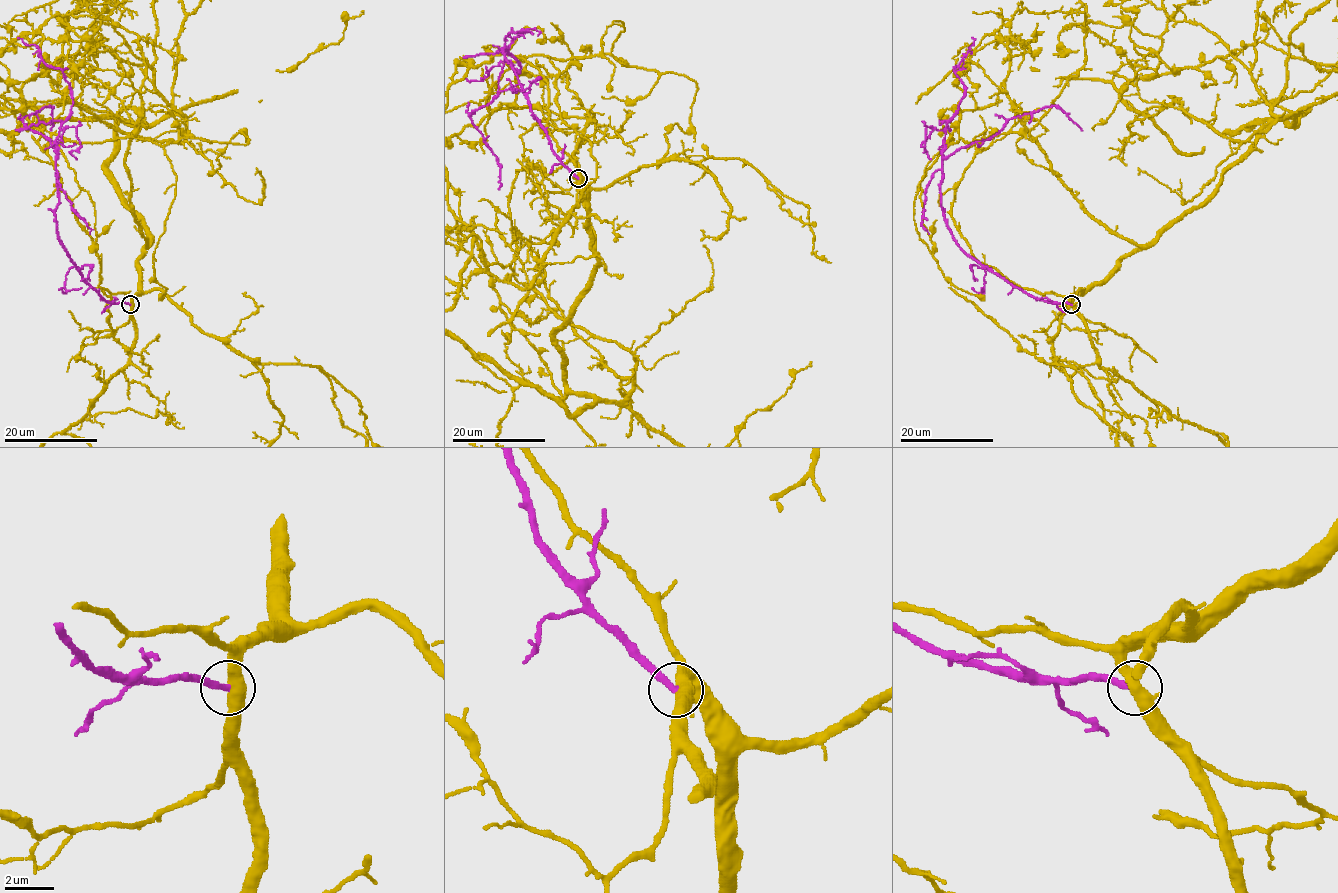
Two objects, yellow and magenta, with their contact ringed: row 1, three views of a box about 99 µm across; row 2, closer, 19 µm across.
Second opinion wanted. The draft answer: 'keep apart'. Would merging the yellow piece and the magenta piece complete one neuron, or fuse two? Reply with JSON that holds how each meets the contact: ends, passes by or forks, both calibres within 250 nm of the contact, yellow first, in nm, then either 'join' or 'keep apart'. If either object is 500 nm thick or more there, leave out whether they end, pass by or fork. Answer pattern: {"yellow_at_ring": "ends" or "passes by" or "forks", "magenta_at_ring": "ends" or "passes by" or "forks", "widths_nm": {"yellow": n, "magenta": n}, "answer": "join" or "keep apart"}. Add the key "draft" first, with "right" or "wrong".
{"draft": "right", "yellow_at_ring": "forks", "magenta_at_ring": "ends", "widths_nm": {"yellow": 400, "magenta": 280}, "answer": "keep apart"}

